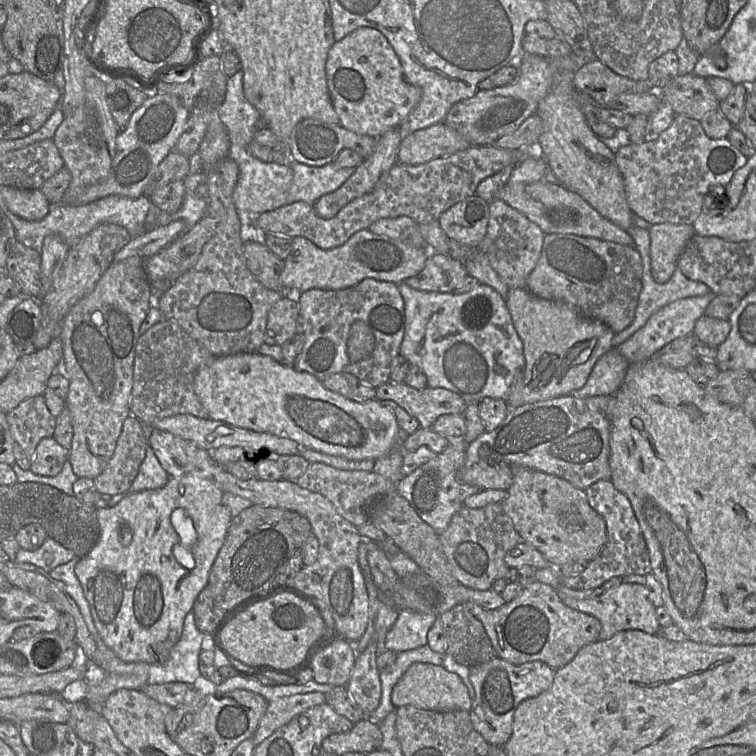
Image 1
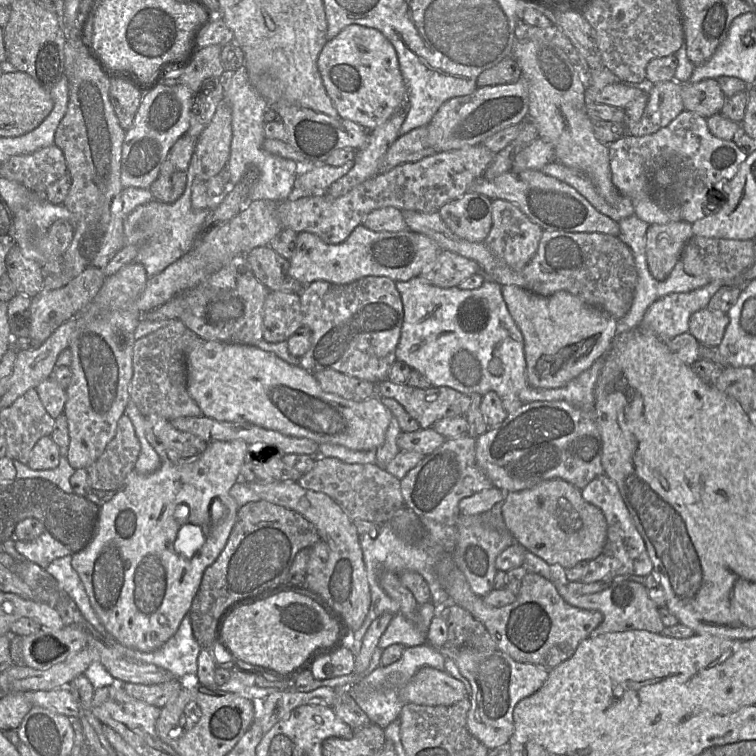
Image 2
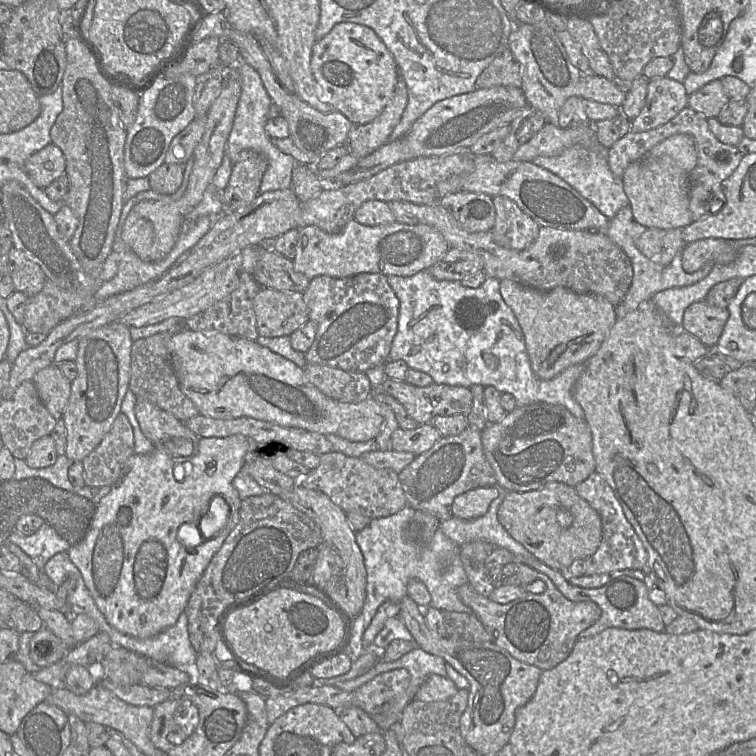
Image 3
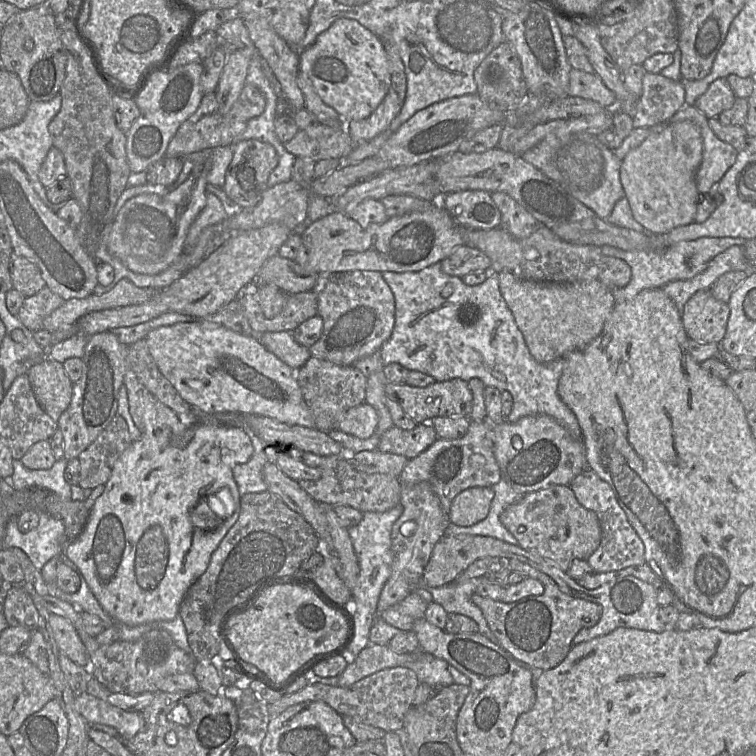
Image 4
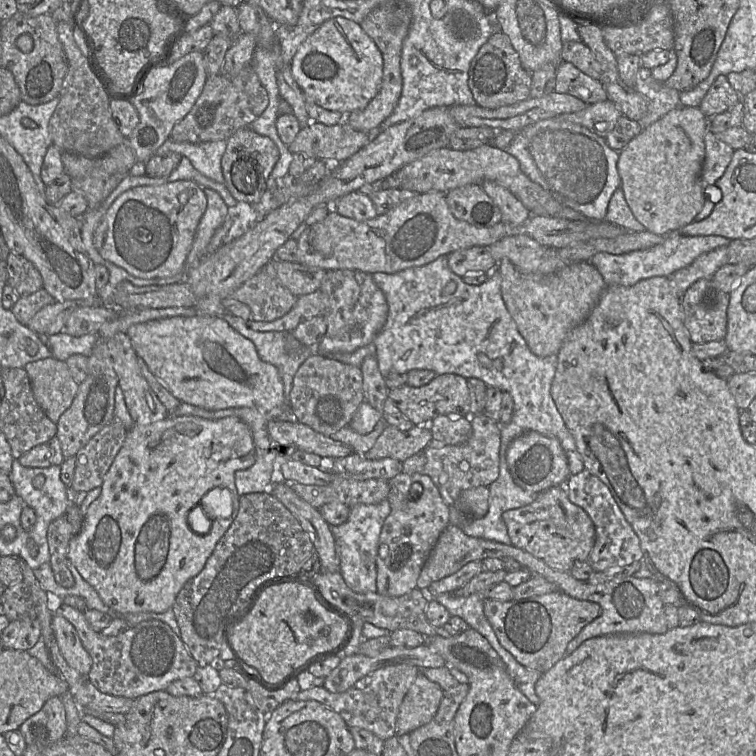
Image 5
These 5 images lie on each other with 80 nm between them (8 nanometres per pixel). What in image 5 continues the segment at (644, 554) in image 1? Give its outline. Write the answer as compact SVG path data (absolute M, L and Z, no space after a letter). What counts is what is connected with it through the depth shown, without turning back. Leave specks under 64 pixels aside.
M583 469L577 474L571 474L564 487L570 501L584 509L594 523L595 543L587 559L594 571L625 567L642 560L640 540L606 484L587 469Z

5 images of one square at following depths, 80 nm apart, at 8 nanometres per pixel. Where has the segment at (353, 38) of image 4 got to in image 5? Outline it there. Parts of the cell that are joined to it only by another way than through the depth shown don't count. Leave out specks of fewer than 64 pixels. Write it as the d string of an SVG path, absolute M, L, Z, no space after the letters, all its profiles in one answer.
M337 16L321 24L299 46L292 58L291 69L305 97L347 116L364 109L378 93L383 79L383 55L359 23Z

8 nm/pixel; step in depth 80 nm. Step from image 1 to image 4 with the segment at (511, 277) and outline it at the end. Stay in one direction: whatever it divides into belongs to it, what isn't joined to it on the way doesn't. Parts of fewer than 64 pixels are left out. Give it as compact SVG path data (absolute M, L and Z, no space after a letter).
M504 192L490 193L501 213L500 228L517 239L529 237L540 225L517 201Z

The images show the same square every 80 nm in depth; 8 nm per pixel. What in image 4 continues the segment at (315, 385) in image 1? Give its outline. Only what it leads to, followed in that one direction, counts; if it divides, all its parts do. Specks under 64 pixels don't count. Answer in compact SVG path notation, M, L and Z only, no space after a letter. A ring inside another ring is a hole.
M194 320L156 328L147 334L145 341L159 371L195 411L204 414L256 415L288 425L315 428L313 415L303 399L296 379L296 371L257 339L240 335L219 324ZM366 402L348 409L341 417L337 430L360 439L372 436L377 428L377 411Z

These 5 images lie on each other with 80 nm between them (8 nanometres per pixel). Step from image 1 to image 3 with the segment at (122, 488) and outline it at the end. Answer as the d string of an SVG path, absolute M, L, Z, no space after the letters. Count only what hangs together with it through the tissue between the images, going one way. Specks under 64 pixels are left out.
M120 413L100 444L81 462L85 486L101 488L114 485L125 461L134 454L133 427Z

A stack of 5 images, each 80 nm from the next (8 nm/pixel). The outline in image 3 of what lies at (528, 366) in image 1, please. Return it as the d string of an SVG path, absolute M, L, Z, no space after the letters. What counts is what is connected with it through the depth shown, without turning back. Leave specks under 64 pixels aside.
M510 279L500 280L500 293L522 329L531 368L542 380L550 380L570 366L586 363L617 320L615 306L596 294L580 294L563 287L540 291Z

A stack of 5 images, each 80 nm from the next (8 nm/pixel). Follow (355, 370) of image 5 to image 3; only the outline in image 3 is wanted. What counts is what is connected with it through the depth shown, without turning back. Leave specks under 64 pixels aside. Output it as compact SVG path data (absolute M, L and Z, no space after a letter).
M306 364L303 369L315 388L338 402L360 403L373 394L373 386L365 373L317 364Z

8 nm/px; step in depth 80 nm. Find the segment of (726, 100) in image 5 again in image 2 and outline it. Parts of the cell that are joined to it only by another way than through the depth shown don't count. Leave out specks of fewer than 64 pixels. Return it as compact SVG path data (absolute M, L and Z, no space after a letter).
M716 79L682 84L681 97L684 110L697 113L704 118L720 113L727 99Z

